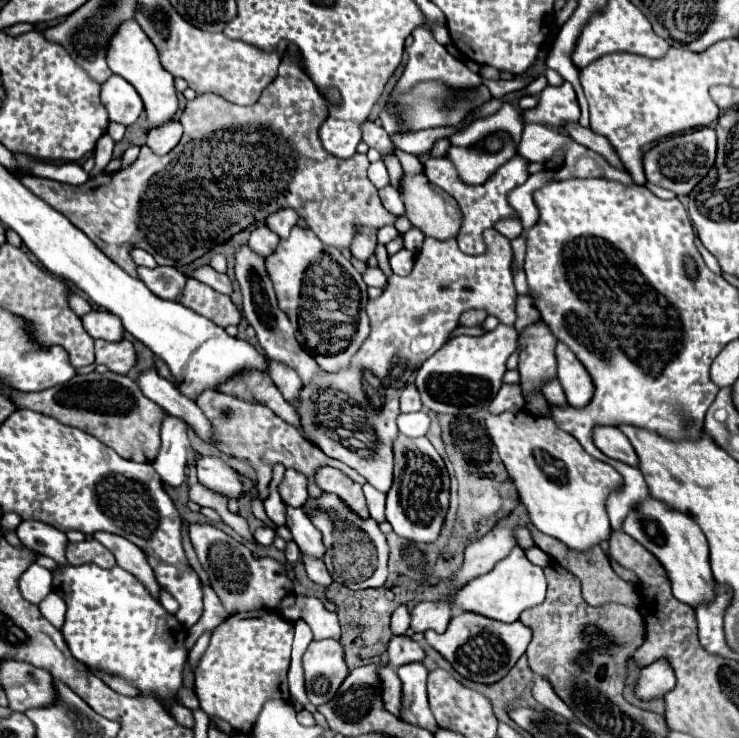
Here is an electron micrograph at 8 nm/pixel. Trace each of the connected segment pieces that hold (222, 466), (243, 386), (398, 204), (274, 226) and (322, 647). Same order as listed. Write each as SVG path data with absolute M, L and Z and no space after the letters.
M201 457L197 461L197 477L201 485L219 495L225 495L227 499L239 501L241 497L245 497L245 485L241 481L241 475L221 457Z
M253 371L253 375L241 375L241 379L229 379L229 383L221 387L221 393L269 407L285 423L293 425L303 437L307 437L307 433L301 427L297 409L283 399L281 391L277 389L277 385L271 381L269 375L257 375L257 371Z
M383 187L379 189L379 197L385 205L385 209L393 215L405 215L405 205L403 205L403 199L401 199L401 193L399 191L393 191L393 187Z
M281 209L281 211L273 213L273 215L269 215L267 227L273 233L277 233L279 239L287 239L291 229L293 229L293 225L297 223L297 219L299 219L299 215L293 209Z
M335 639L311 641L303 655L303 669L307 695L313 705L331 701L343 679L349 675L343 661L343 647Z

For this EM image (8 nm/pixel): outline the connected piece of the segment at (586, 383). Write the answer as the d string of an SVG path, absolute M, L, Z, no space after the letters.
M557 343L555 355L557 355L557 379L563 385L569 405L571 407L589 405L595 395L595 383L585 365L581 365L581 361L573 355L569 347L565 347L565 343Z

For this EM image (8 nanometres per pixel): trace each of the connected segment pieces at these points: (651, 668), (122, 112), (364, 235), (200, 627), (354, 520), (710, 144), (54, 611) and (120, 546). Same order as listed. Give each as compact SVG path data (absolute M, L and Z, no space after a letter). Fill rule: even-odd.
M657 659L651 665L643 667L637 683L637 697L639 699L663 697L673 685L675 685L675 675L671 665L665 659Z
M111 75L107 83L101 85L101 103L105 105L109 119L121 125L133 125L143 111L137 91L119 75Z
M361 229L357 233L357 237L351 243L351 253L353 257L357 257L359 261L367 263L367 259L373 255L375 247L377 247L377 239L375 239L375 229Z
M202 584L204 609L199 621L188 629L188 636L185 642L187 650L191 648L197 639L205 632L213 630L221 624L228 613L211 587Z
M323 491L319 497L309 497L303 505L303 511L309 515L311 523L323 533L323 545L325 545L323 561L335 583L341 583L349 589L381 587L385 583L389 545L379 525L373 523L373 519L359 517L335 493L327 491ZM313 509L317 509L317 513L311 513Z
M713 127L697 129L691 133L675 135L659 141L651 151L643 155L643 167L647 181L673 191L675 195L689 195L691 189L709 173L717 155L717 135Z
M49 593L41 603L39 609L43 613L43 617L47 621L51 621L51 625L55 625L57 629L61 629L61 623L65 619L65 601L57 595L57 593Z
M101 531L93 533L93 539L99 541L101 545L105 545L115 555L119 567L133 573L141 583L145 583L145 587L151 591L153 597L159 597L159 583L155 579L155 573L149 567L149 563L145 559L145 553L137 545L133 545L131 541L119 537L119 535L101 533Z

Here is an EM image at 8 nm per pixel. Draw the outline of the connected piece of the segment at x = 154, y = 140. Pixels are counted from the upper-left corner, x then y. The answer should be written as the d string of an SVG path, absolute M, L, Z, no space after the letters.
M179 121L167 123L165 127L155 127L147 133L147 147L157 155L165 155L179 143L181 135L183 135L183 129Z

